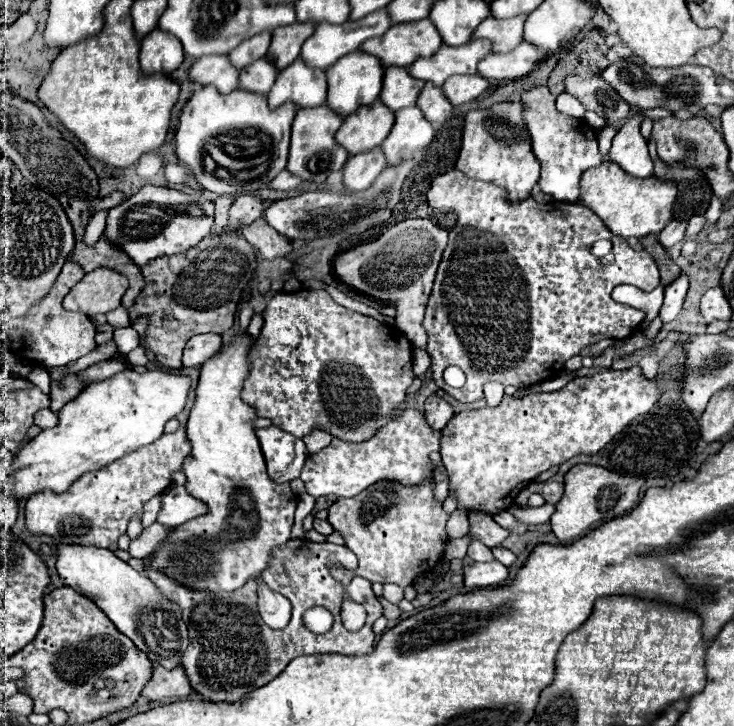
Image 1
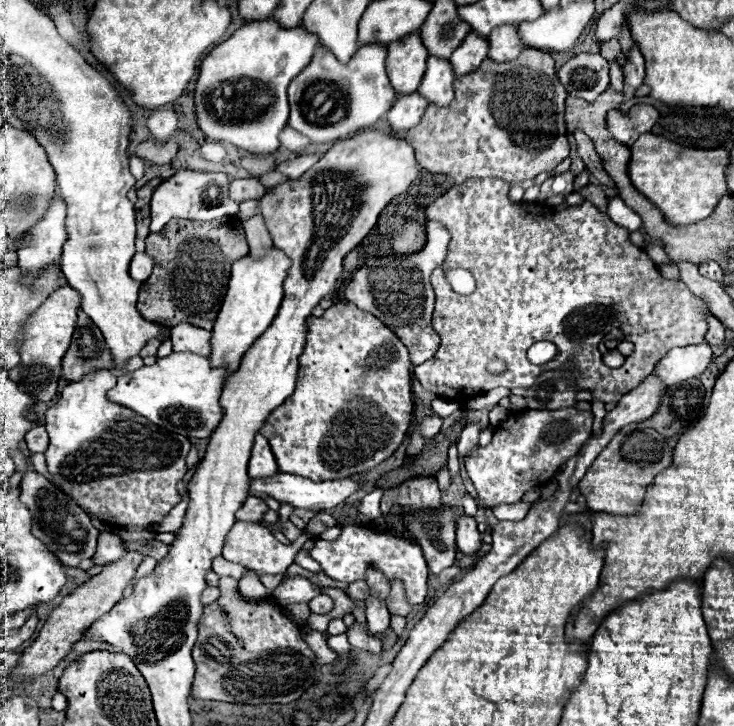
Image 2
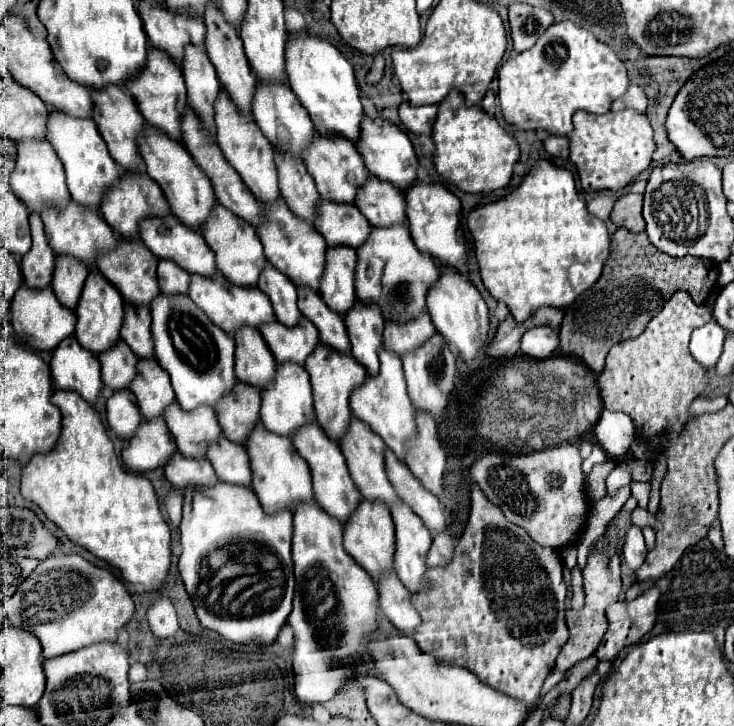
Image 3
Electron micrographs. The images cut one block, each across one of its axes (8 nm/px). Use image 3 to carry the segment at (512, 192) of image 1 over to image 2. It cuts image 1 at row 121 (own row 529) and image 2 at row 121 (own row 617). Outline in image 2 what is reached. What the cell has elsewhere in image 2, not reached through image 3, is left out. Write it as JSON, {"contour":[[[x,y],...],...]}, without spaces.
{"contour":[[[526,48],[512,62],[496,64],[484,60],[476,72],[466,74],[466,78],[456,78],[450,106],[428,106],[420,124],[408,130],[406,140],[416,150],[416,160],[422,168],[434,174],[448,174],[456,184],[470,178],[504,178],[510,184],[532,180],[540,172],[554,170],[570,154],[564,124],[566,96],[568,92],[554,72],[552,56]]]}

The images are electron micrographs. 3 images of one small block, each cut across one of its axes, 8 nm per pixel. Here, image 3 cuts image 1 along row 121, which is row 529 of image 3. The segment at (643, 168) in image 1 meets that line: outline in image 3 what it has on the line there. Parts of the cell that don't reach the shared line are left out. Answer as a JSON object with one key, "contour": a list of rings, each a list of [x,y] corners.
{"contour":[[[630,526],[624,538],[624,546],[622,546],[622,558],[626,562],[626,566],[630,568],[630,572],[636,572],[644,560],[646,560],[646,546],[644,546],[644,536],[642,536],[642,528],[638,526]]]}

